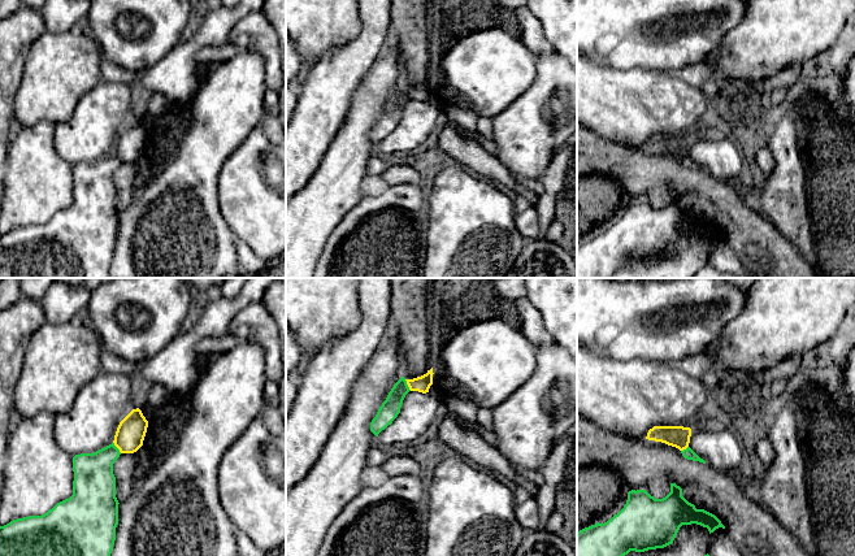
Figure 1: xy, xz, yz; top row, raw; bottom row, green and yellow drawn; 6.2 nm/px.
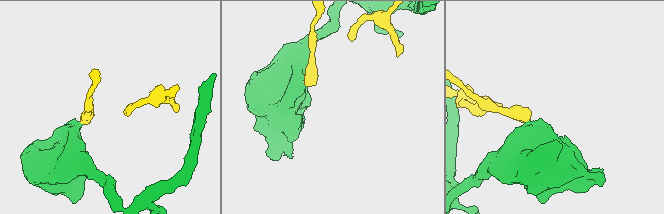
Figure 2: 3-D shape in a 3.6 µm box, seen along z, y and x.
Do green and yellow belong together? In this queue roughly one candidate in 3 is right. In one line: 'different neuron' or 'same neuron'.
different neuron

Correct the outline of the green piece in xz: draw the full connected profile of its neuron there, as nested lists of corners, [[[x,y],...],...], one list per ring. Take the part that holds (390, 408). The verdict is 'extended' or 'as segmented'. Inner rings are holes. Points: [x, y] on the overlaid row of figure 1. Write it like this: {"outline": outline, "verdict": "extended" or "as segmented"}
{"outline": [[[402,377],[389,392],[386,400],[379,407],[376,417],[370,422],[370,431],[378,436],[400,413],[400,408],[409,387],[404,377]]], "verdict": "as segmented"}

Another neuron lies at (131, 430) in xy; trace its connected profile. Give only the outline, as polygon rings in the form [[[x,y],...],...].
[[[139,408],[133,409],[118,425],[114,446],[121,453],[134,453],[142,446],[147,433],[148,421]]]

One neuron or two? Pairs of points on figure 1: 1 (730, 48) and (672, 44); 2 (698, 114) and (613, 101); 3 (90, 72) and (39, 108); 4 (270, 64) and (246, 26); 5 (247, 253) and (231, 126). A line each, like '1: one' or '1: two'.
1: two
2: one
3: one
4: one
5: two

